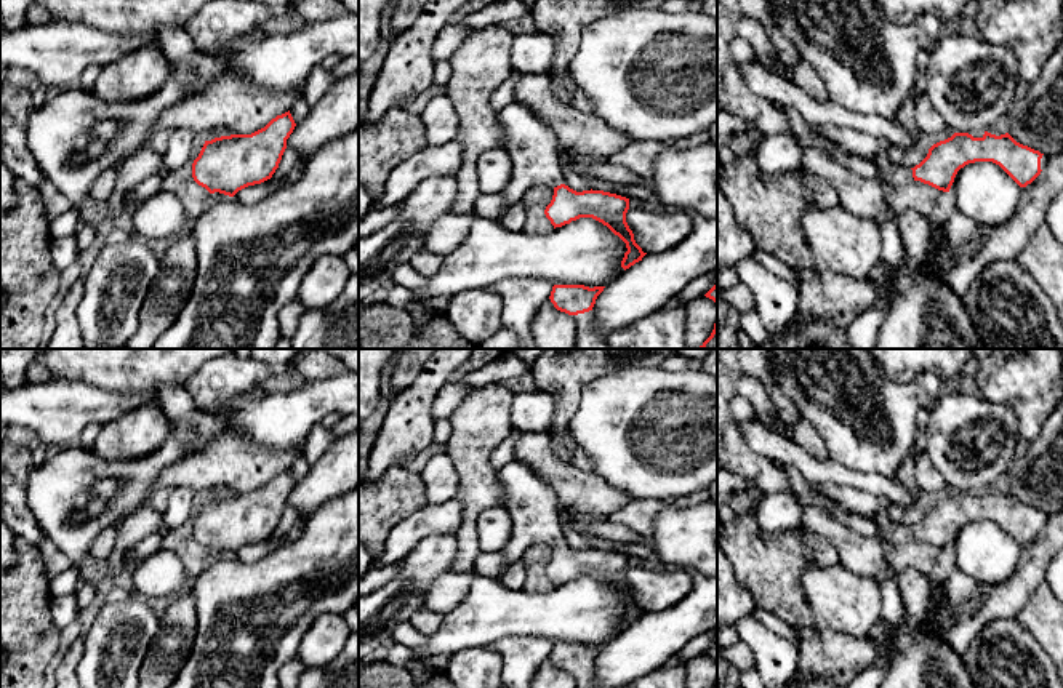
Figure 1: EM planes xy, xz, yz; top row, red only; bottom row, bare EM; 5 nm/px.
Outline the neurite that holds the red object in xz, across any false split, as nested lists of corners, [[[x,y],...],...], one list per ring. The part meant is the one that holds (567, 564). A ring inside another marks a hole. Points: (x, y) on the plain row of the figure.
[[[512,459],[498,470],[498,480],[506,491],[504,509],[509,512],[514,531],[504,549],[507,566],[523,557],[535,544],[554,547],[544,573],[556,586],[562,586],[580,576],[592,576],[607,584],[624,602],[628,610],[621,619],[626,629],[647,613],[636,602],[626,581],[629,557],[604,550],[576,550],[565,544],[559,522],[559,506],[554,490],[525,464]]]

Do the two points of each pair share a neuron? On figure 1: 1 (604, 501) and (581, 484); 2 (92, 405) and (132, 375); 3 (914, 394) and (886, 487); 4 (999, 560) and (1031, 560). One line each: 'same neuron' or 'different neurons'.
1: same neuron
2: different neurons
3: different neurons
4: different neurons

